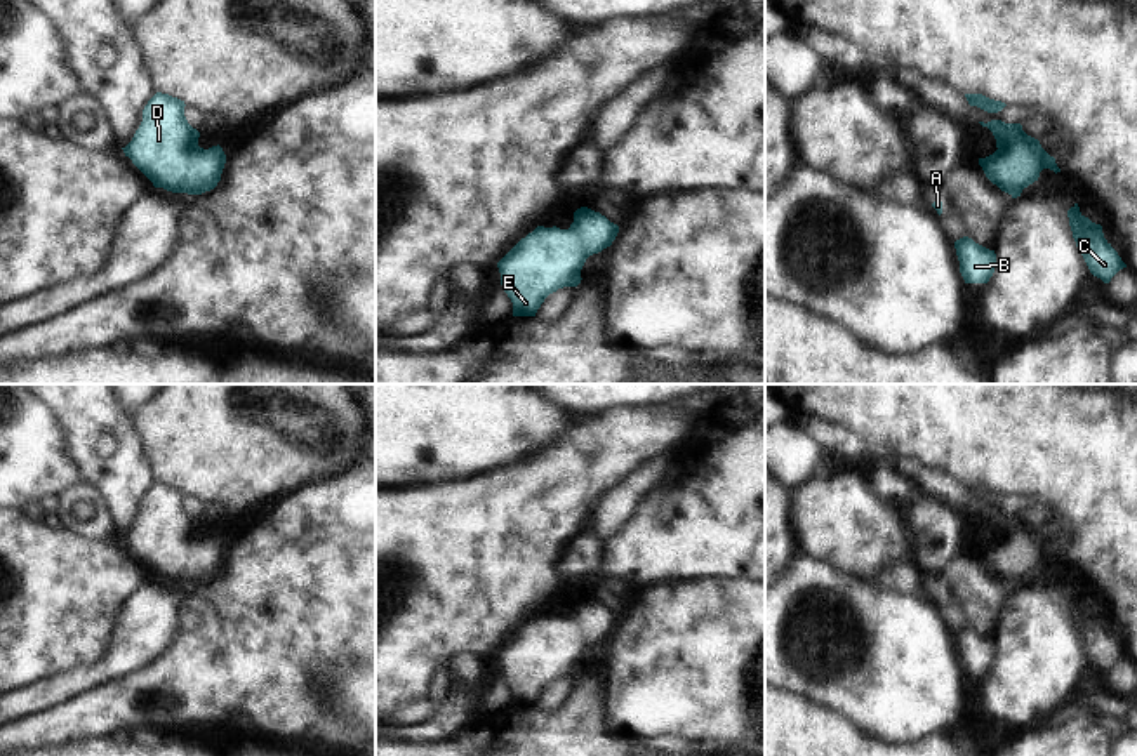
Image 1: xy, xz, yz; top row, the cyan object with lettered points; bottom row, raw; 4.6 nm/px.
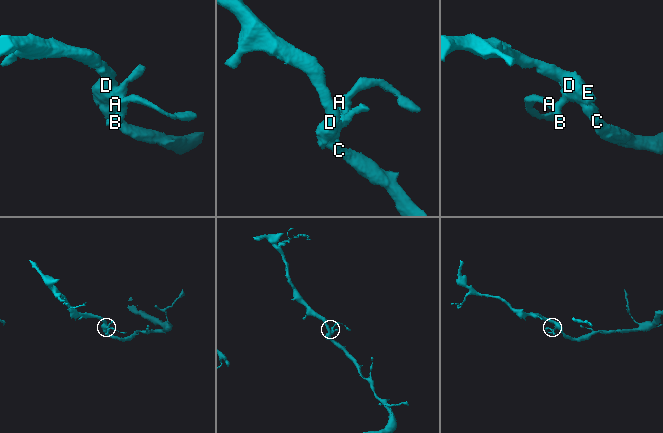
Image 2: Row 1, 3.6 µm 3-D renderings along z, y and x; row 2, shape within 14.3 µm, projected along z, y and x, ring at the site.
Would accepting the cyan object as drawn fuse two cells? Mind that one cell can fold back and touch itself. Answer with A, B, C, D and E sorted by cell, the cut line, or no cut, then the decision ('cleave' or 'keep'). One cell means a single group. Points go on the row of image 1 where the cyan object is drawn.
A B C D E; no cut; keep

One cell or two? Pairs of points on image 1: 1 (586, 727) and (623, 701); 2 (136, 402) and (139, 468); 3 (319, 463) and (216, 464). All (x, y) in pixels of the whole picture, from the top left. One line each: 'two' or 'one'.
1: two
2: two
3: one

